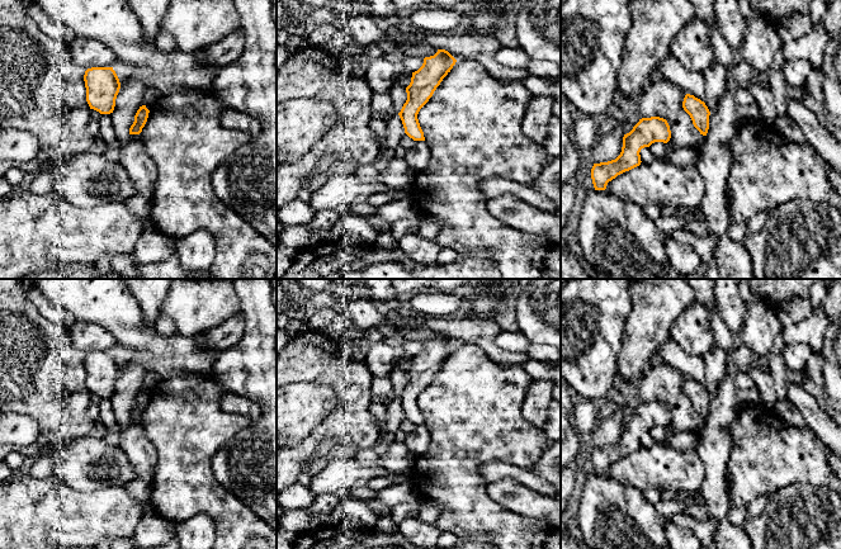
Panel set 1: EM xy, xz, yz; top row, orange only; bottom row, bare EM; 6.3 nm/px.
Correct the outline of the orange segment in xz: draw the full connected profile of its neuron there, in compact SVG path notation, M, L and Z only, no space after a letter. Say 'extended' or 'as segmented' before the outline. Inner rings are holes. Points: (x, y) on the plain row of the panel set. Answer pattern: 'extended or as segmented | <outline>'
as segmented | M438 333L434 340L425 341L422 350L412 356L406 371L407 384L398 397L405 417L414 425L425 425L417 398L429 385L443 363L450 356L457 344L445 333Z

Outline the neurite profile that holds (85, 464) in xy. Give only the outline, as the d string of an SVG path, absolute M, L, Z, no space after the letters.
M96 434L60 444L51 450L53 477L77 492L124 487L137 478L122 448L109 445Z

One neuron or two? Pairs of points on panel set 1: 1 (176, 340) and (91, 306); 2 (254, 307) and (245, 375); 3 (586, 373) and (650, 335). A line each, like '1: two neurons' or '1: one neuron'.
1: one neuron
2: one neuron
3: two neurons

